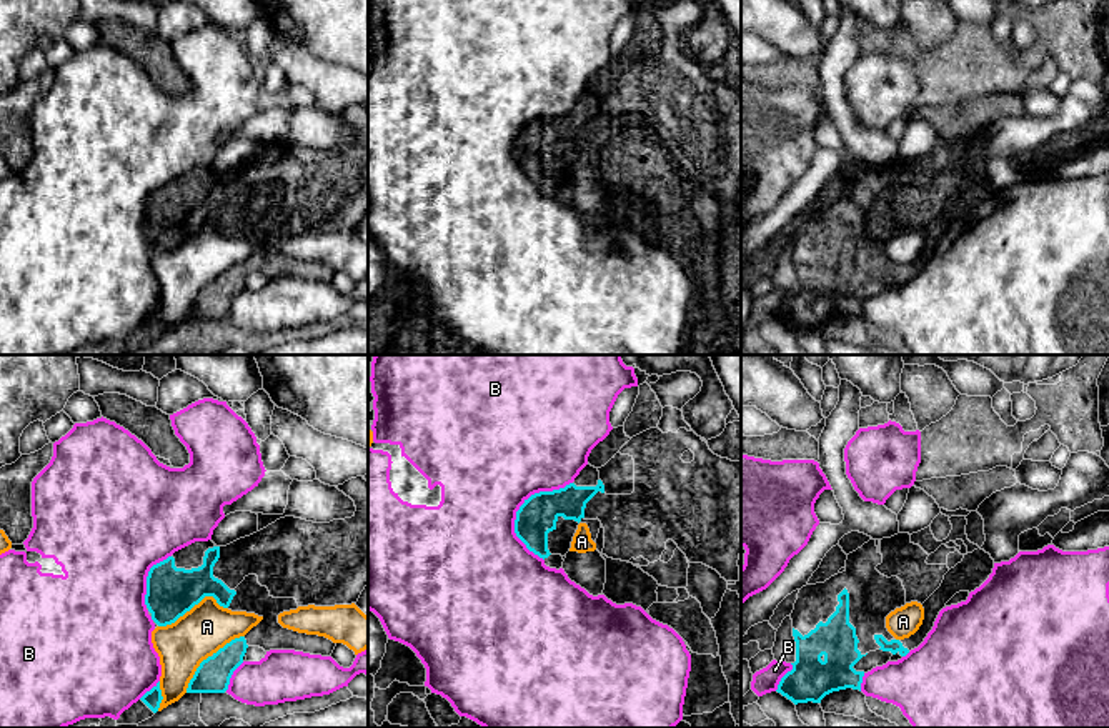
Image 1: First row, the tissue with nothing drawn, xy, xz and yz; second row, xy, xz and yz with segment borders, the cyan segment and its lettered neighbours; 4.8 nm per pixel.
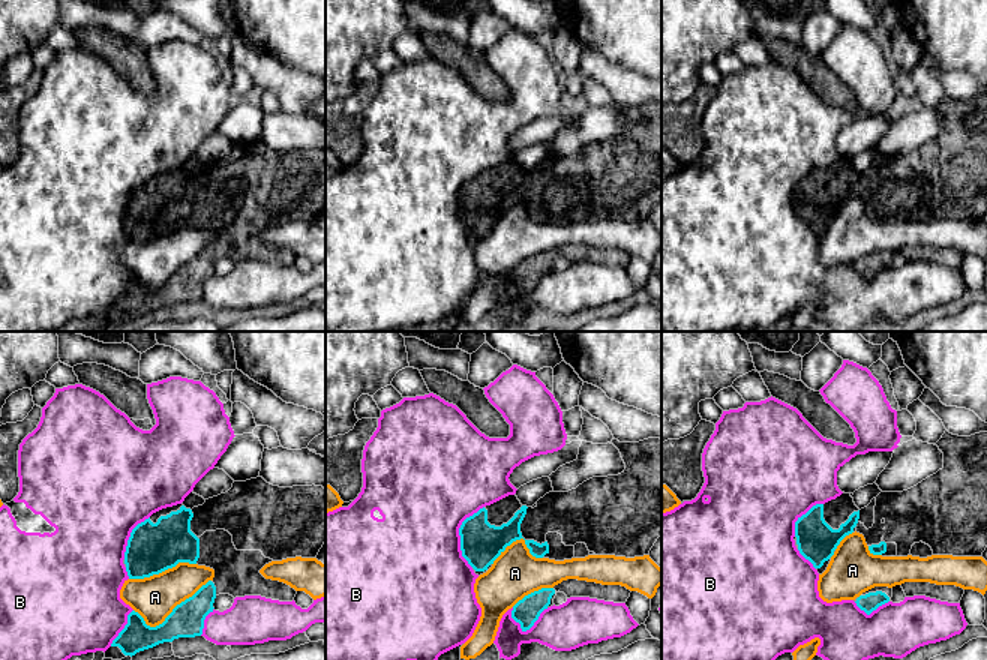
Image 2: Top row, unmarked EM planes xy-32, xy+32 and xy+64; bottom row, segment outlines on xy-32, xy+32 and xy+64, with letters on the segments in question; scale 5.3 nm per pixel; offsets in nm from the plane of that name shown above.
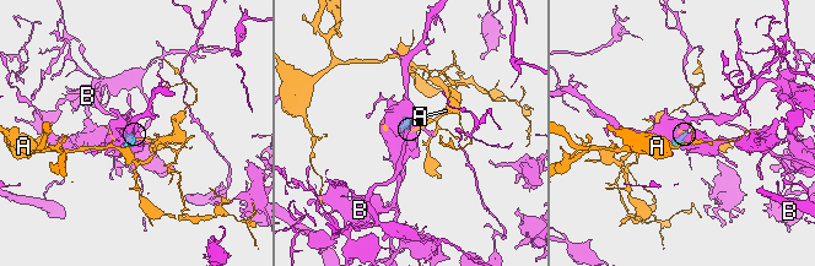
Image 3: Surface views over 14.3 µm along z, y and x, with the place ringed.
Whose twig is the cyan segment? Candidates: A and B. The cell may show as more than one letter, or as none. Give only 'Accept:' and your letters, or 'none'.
Accept: none

